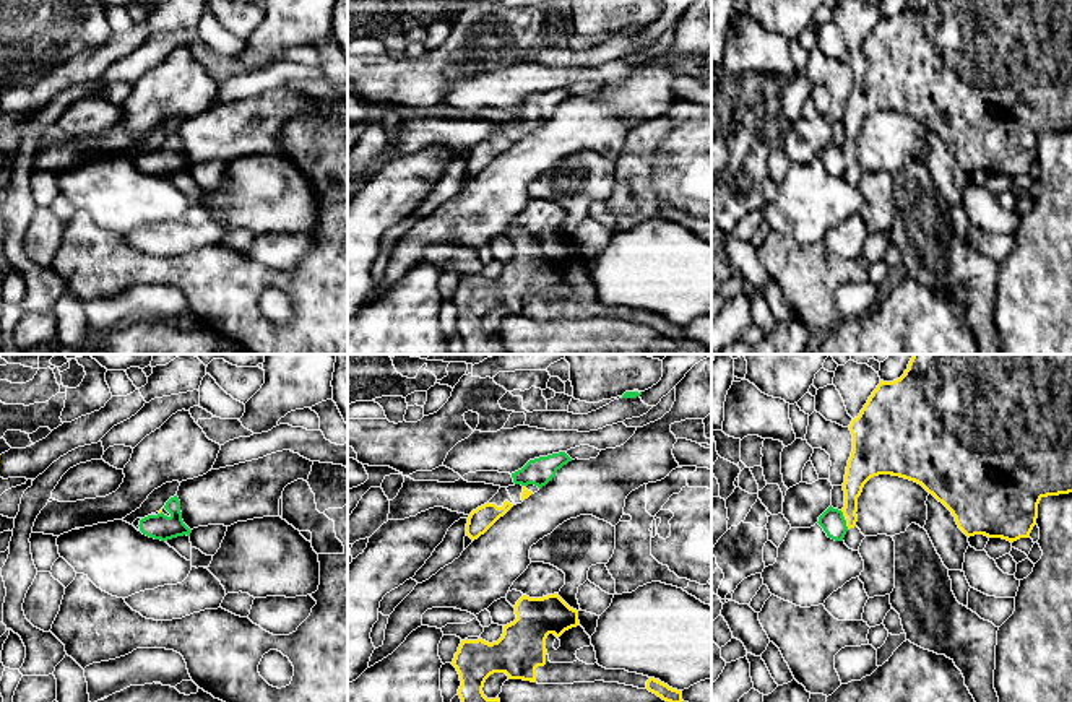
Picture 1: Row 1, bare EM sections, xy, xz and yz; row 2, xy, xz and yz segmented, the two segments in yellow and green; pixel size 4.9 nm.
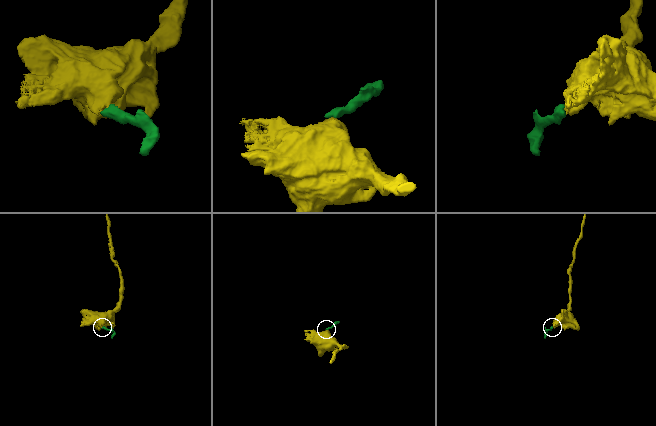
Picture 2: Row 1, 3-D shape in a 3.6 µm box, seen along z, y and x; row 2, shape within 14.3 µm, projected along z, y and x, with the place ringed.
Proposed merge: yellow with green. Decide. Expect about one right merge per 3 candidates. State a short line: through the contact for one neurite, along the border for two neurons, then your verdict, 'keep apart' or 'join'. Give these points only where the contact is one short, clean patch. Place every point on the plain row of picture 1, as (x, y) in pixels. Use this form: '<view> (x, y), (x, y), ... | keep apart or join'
yz (856, 112), (847, 161), (837, 161), (832, 156) | join

